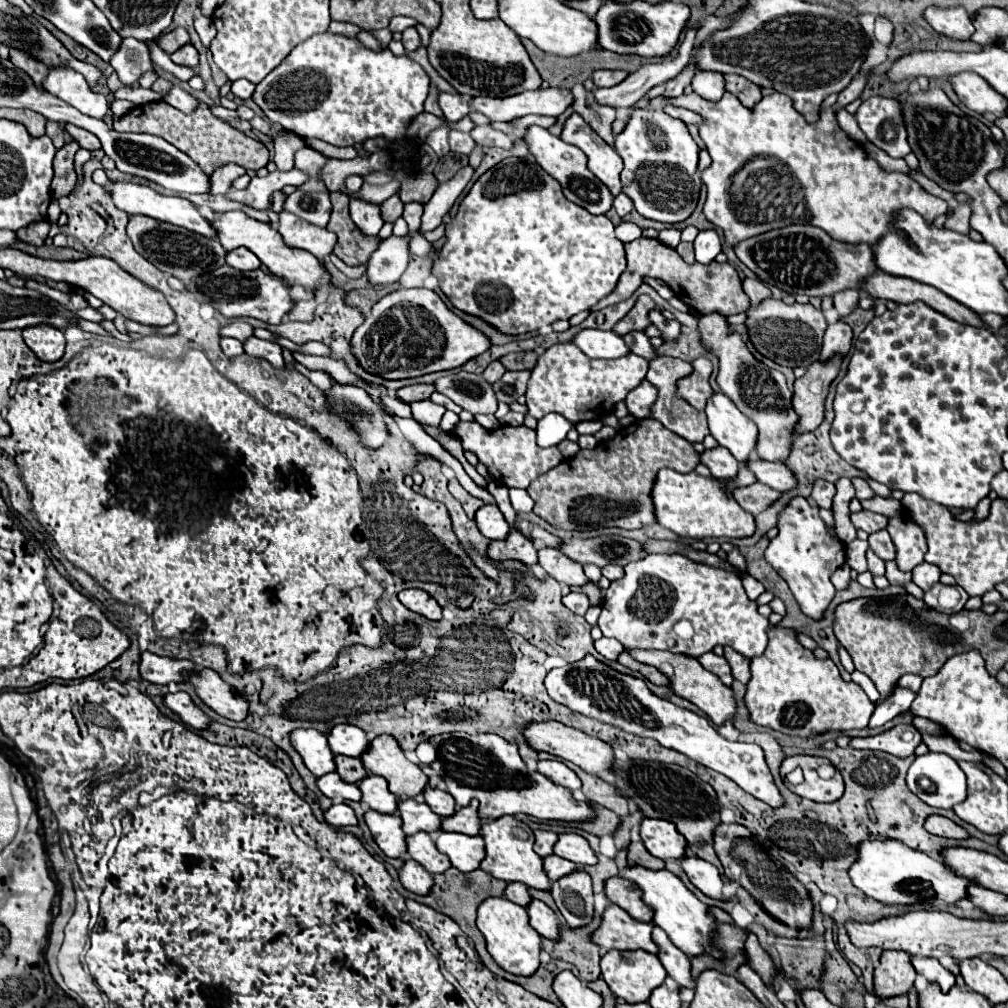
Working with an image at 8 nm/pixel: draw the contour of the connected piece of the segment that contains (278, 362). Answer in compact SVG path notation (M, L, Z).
M251 336L245 342L245 352L249 356L257 356L263 360L269 360L269 364L273 364L273 368L285 368L285 360L281 354L281 346L269 340L259 340L255 336Z

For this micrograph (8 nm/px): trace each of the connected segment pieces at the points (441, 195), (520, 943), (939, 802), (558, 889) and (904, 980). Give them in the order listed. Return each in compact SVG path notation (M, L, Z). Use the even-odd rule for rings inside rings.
M465 166L461 168L449 182L441 184L435 194L431 196L431 200L425 204L425 212L423 212L423 220L421 220L421 226L419 226L419 232L425 234L429 230L435 230L443 216L449 214L453 202L457 200L457 196L463 192L463 188L467 186L467 182L471 180L473 176L473 166Z
M491 896L481 902L481 908L477 908L477 928L487 940L487 952L503 970L519 976L531 976L539 968L541 936L531 928L527 908L521 908L505 898Z
M927 752L915 758L915 762L909 766L907 772L907 786L929 806L945 810L963 802L967 796L963 770L951 756L939 752ZM921 778L929 778L931 784L935 786L935 792L923 790L919 786Z
M579 868L553 882L551 896L571 928L585 926L593 916L593 890L589 874Z
M885 950L879 968L875 968L875 992L883 998L907 994L913 988L915 978L917 972L907 952Z

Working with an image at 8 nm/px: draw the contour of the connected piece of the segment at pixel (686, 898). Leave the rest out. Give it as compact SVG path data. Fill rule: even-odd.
M627 864L621 870L621 876L631 880L633 884L639 886L639 890L643 892L641 900L653 910L653 922L657 926L661 926L669 940L681 948L687 956L699 956L699 954L713 954L713 956L721 956L721 952L717 948L713 948L711 944L711 936L715 932L715 920L707 914L707 906L683 884L683 880L679 876L675 876L669 870L649 870L649 868L641 868L639 864Z

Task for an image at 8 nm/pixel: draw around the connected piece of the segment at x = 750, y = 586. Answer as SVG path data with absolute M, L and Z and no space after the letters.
M743 576L743 588L745 588L745 592L751 596L751 600L755 600L765 588L763 588L763 584L759 582L759 580L755 580L753 576Z

